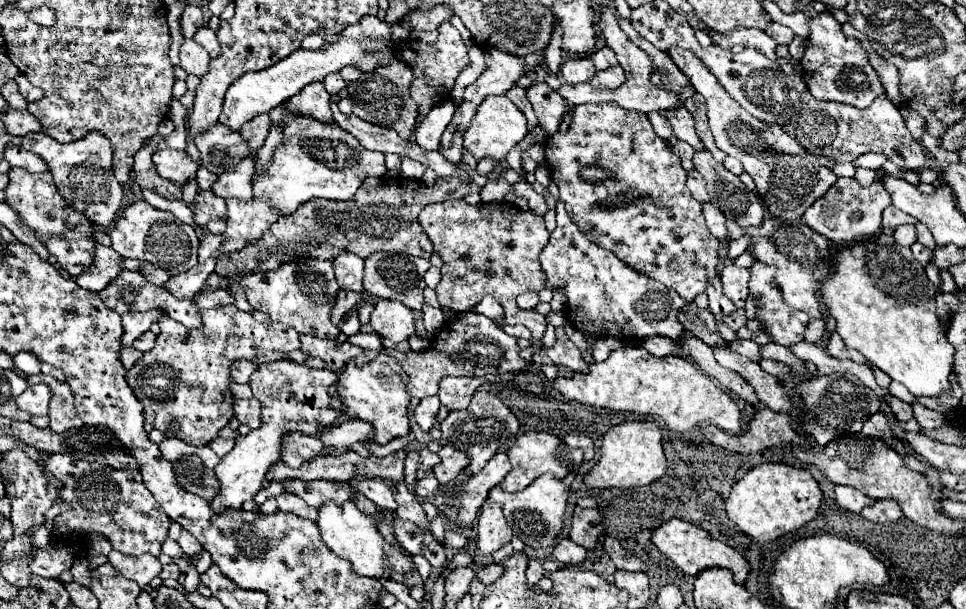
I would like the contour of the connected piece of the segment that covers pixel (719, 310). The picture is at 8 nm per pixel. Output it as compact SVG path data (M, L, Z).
M718 275L708 281L706 293L708 293L708 299L710 299L710 311L712 311L712 315L718 321L722 321L724 315L736 311L736 307L732 305L732 301L722 293L722 283L720 283L720 277Z

